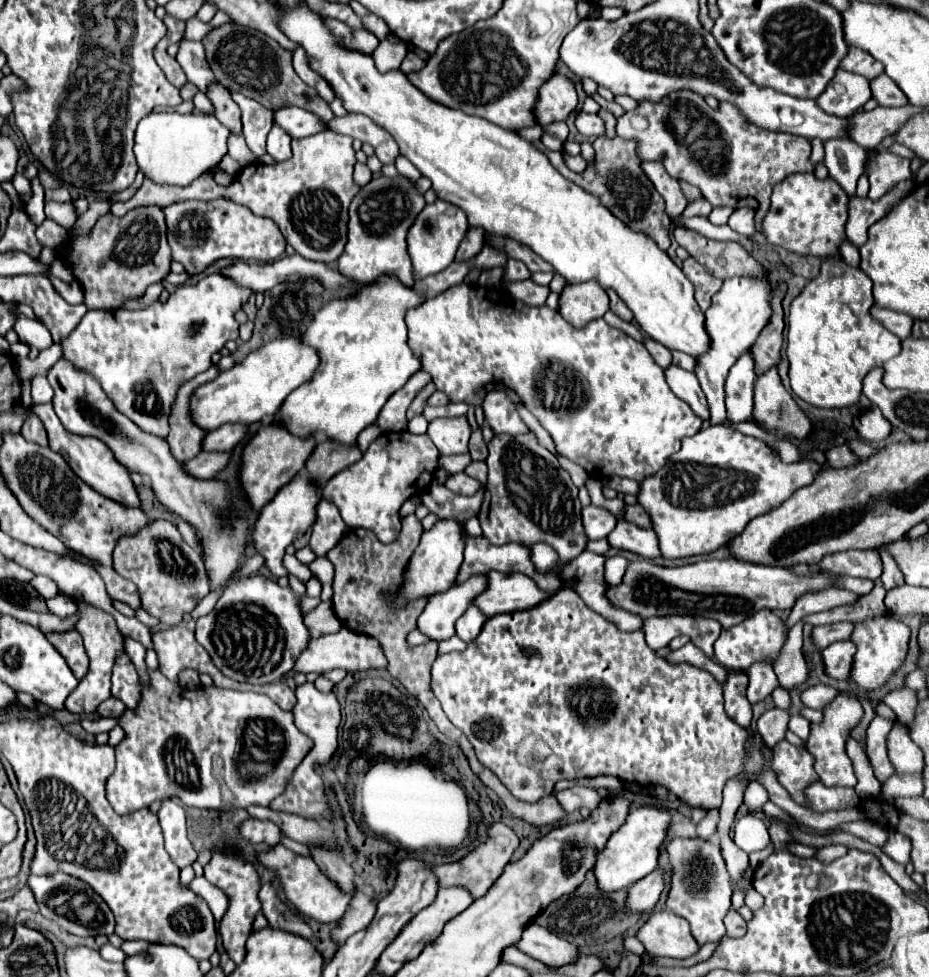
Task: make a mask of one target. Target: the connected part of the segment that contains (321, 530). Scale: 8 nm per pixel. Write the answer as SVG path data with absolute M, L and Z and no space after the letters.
M321 500L317 506L317 520L313 524L313 534L311 534L311 550L317 556L325 556L347 532L347 524L343 522L339 508L329 502Z

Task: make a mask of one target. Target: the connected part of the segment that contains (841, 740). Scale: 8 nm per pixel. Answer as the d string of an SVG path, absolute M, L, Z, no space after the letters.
M839 692L823 710L823 720L819 724L811 724L811 734L809 738L805 740L805 748L807 752L815 758L815 772L819 776L819 780L825 784L825 786L855 786L857 784L857 778L853 774L853 766L851 766L851 760L845 752L845 744L849 740L849 734L851 730L861 722L863 718L863 706L857 698L853 698L851 694L847 692Z

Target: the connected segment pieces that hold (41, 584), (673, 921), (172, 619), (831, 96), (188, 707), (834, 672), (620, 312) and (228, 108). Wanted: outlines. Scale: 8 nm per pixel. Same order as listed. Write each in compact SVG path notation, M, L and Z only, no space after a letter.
M35 576L35 578L31 580L31 586L33 586L45 600L57 596L57 592L59 592L57 584L55 584L53 580L47 580L47 576Z
M669 910L655 912L637 932L645 950L655 956L689 958L699 950L699 944L691 936L689 922Z
M169 520L149 522L137 536L121 538L113 554L113 566L119 576L131 580L139 588L143 608L169 626L179 624L183 614L193 612L199 600L209 594L209 580L205 580L201 554L183 540L177 526Z
M839 68L835 80L831 80L825 92L817 98L817 104L833 116L851 116L861 110L869 98L869 80Z
M147 668L147 676L149 676L149 684L141 684L141 700L137 704L135 710L127 710L121 720L119 726L125 732L125 740L121 740L121 744L115 746L115 756L117 756L117 768L113 772L113 776L107 780L107 800L113 806L113 810L117 814L131 814L135 810L147 808L151 802L155 800L163 800L165 796L169 798L179 798L185 806L193 806L193 808L211 808L211 810L221 810L221 808L247 808L249 804L271 804L281 792L285 792L287 784L291 782L291 776L297 768L297 764L307 756L307 752L313 748L313 740L303 734L295 724L293 724L293 712L285 712L281 710L269 696L263 694L255 694L255 692L239 692L239 690L223 690L217 686L199 686L199 688L181 688L177 682L167 680L159 670L151 670Z
M849 640L833 642L831 646L827 646L821 652L821 656L823 656L825 674L829 678L835 678L835 680L849 678L849 668L851 668L851 660L853 660L853 644L849 644Z
M607 290L607 294L609 294L609 300L611 300L611 306L609 306L611 312L615 312L619 318L631 322L631 320L633 320L633 314L631 314L631 310L625 306L625 302L623 302L613 290Z
M213 82L213 84L207 86L205 96L207 96L207 98L211 100L211 104L213 104L213 110L215 110L213 114L215 114L215 118L217 118L225 128L229 128L231 132L239 134L239 132L241 132L241 112L239 112L239 108L237 108L237 104L233 102L229 90L223 88L221 84Z

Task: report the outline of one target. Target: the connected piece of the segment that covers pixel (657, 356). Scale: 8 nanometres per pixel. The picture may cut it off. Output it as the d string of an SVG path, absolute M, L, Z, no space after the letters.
M645 338L645 346L647 346L647 350L651 352L653 360L655 360L661 368L667 368L667 366L671 364L671 352L669 352L663 344L657 344L655 340Z

